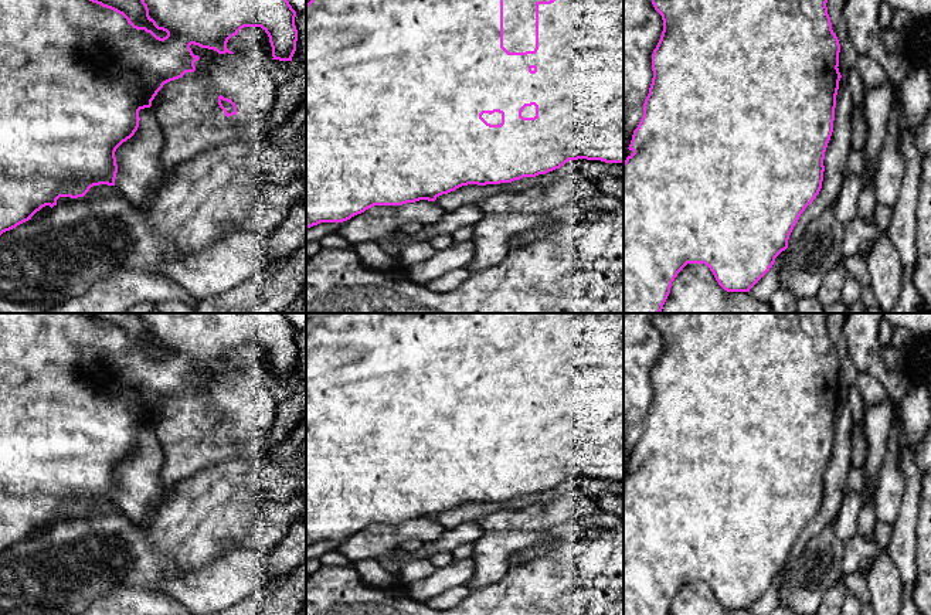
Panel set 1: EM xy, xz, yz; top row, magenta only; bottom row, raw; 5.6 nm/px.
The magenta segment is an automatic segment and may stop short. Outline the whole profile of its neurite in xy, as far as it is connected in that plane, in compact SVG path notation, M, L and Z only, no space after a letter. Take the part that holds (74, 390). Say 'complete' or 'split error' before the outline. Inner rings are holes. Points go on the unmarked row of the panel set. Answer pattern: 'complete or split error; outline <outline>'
complete; outline M0 313L0 553L31 537L43 524L52 526L60 514L78 516L94 503L115 503L118 490L115 469L137 448L139 428L152 424L152 418L164 401L196 388L194 380L200 374L193 371L191 361L218 371L234 371L227 366L228 357L244 344L261 344L269 354L272 377L292 378L296 368L296 329L285 313L137 313L137 316L145 323L147 337L157 347L166 349L166 354L160 356L152 347L135 343L123 329L89 313Z

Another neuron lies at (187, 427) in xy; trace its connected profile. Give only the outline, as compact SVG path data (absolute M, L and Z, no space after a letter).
M190 366L200 374L196 388L164 401L150 424L164 452L160 478L169 489L211 465L241 459L245 446L262 453L275 421L278 402L265 378ZM220 412L237 422L238 442L220 425Z

